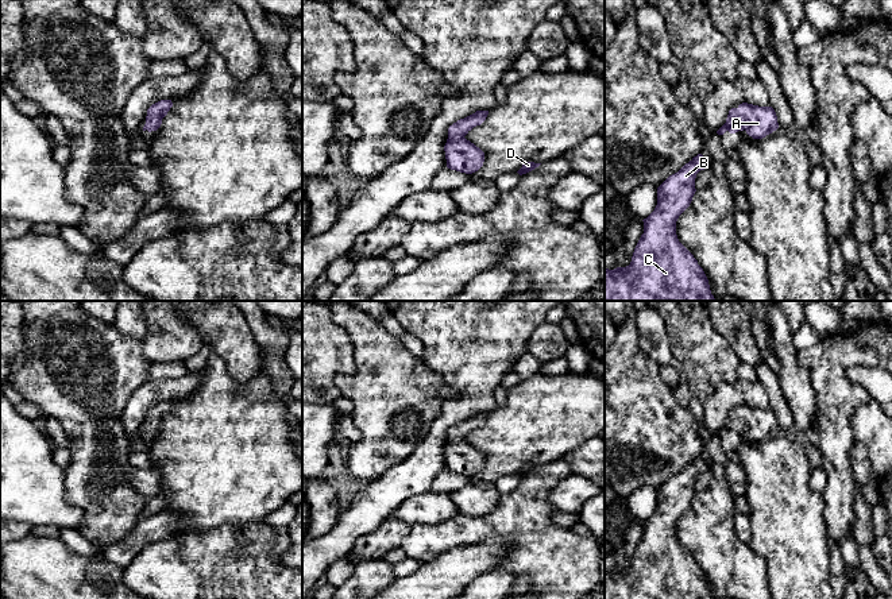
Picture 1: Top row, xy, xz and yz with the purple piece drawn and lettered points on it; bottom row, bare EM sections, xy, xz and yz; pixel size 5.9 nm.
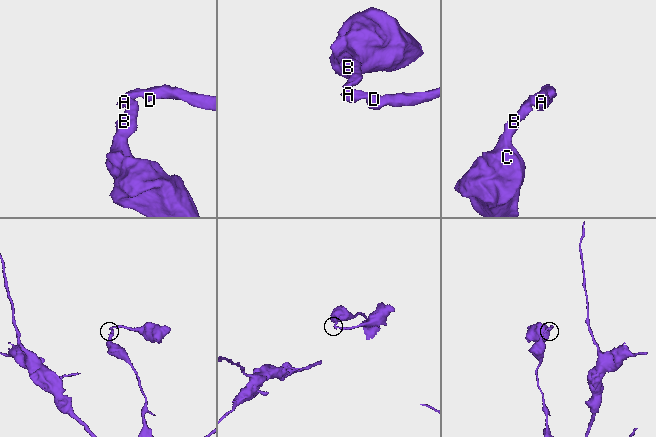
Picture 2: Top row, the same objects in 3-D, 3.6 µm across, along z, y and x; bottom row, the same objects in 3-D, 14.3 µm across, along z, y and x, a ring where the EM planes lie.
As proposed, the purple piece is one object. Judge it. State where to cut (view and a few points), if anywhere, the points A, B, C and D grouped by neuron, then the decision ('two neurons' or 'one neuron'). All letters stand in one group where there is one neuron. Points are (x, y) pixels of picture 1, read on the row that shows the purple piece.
no cut | A B C D | one neuron

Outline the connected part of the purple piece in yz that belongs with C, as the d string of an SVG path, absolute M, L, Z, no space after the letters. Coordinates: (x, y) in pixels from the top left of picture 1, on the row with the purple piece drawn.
M698 154L657 188L657 205L642 220L644 233L630 264L614 270L605 268L605 301L715 301L703 268L676 235L676 221L690 206L696 192L696 174L704 169L708 169L707 161Z

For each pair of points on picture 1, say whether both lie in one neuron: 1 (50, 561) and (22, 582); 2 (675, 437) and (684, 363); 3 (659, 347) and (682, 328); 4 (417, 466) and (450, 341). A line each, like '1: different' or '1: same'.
1: same
2: different
3: different
4: same

